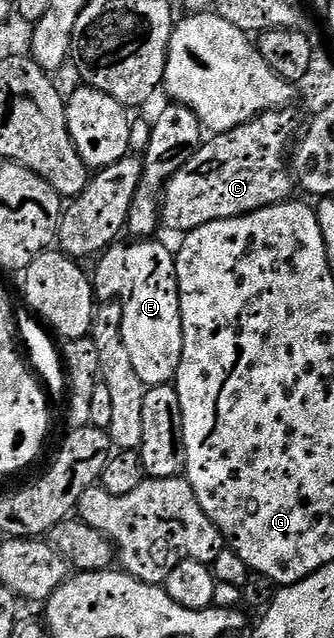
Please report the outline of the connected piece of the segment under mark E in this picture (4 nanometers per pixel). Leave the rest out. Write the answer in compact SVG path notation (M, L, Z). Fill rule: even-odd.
M156 240L126 241L112 244L103 251L95 274L93 270L93 285L100 299L121 303L121 336L129 351L129 360L144 386L166 386L174 383L183 355L175 254L172 247L170 250Z

